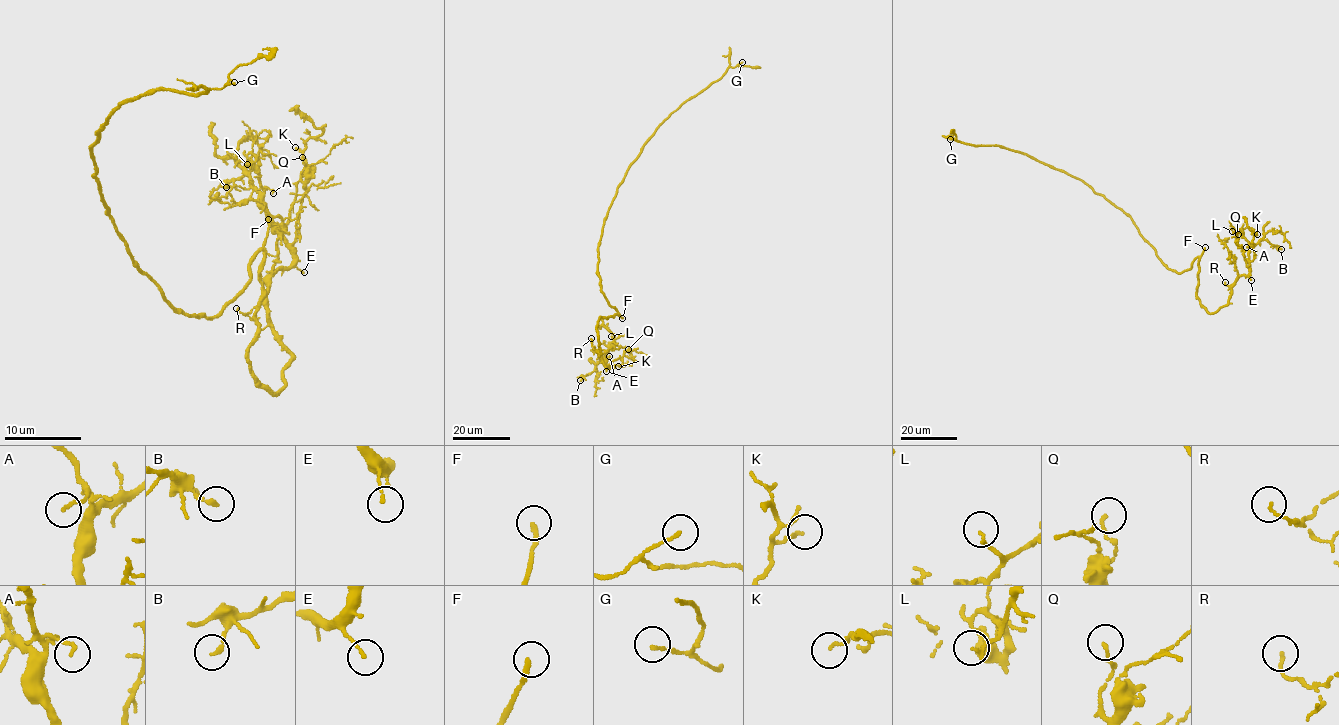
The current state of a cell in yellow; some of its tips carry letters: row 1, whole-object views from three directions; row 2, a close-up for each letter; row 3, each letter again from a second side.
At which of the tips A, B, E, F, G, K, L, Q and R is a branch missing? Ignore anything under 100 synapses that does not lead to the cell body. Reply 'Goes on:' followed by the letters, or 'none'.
Goes on: none

